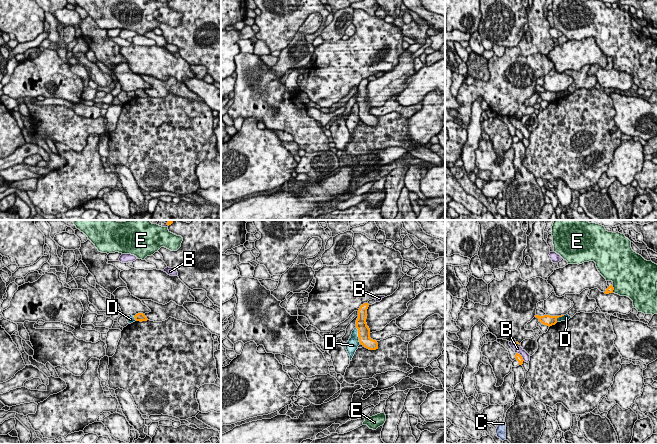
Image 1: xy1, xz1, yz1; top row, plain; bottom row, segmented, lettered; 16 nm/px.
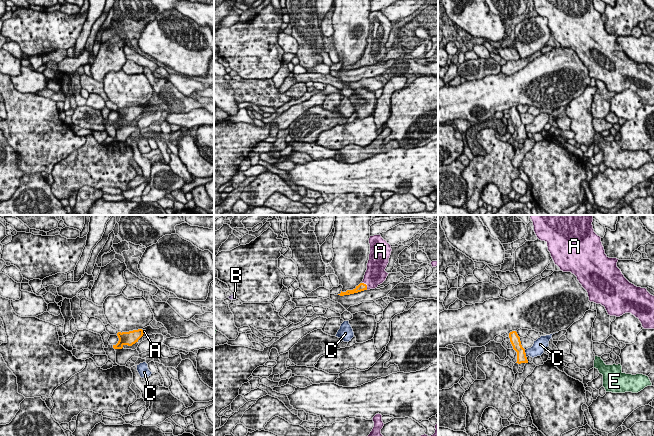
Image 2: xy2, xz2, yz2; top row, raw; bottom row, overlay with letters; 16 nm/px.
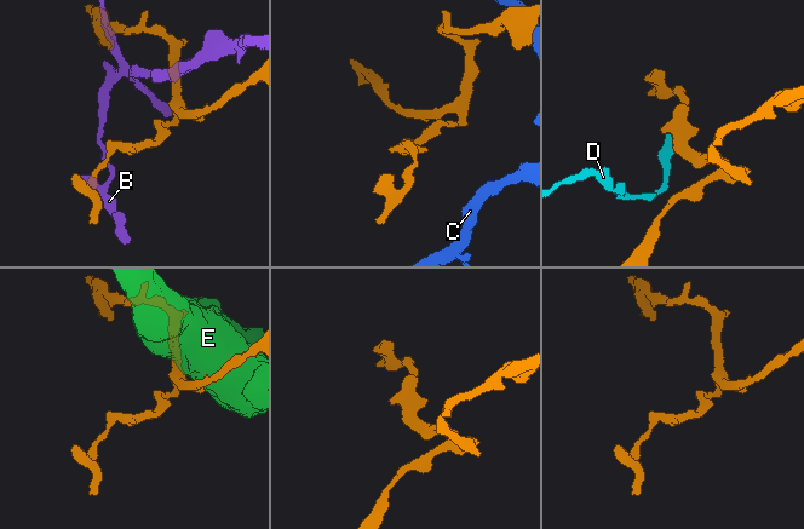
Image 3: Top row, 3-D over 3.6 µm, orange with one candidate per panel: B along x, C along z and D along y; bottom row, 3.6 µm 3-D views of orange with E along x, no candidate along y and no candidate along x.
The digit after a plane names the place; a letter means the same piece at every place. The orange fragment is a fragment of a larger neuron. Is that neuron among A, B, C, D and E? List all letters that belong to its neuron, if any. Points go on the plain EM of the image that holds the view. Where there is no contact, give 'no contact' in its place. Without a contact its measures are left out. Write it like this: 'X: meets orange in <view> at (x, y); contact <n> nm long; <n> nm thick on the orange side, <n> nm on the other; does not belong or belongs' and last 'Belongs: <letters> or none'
A: meets orange in xz2 at (366, 61); contact 150 nm long; 130 nm thick on the orange side, 320 nm on the other; belongs
B: meets orange in yz1 at (521, 132); contact 200 nm long; 100 nm thick on the orange side, 140 nm on the other; does not belong
C: meets orange in yz2 at (525, 130); contact 130 nm long; 160 nm thick on the orange side, 200 nm on the other; does not belong
D: meets orange in xz1 at (358, 111); contact 280 nm long; 190 nm thick on the orange side, 190 nm on the other; does not belong
E: meets orange in yz1 at (613, 65); contact 130 nm long; 100 nm thick on the orange side, 440 nm on the other; does not belong
Belongs: A

